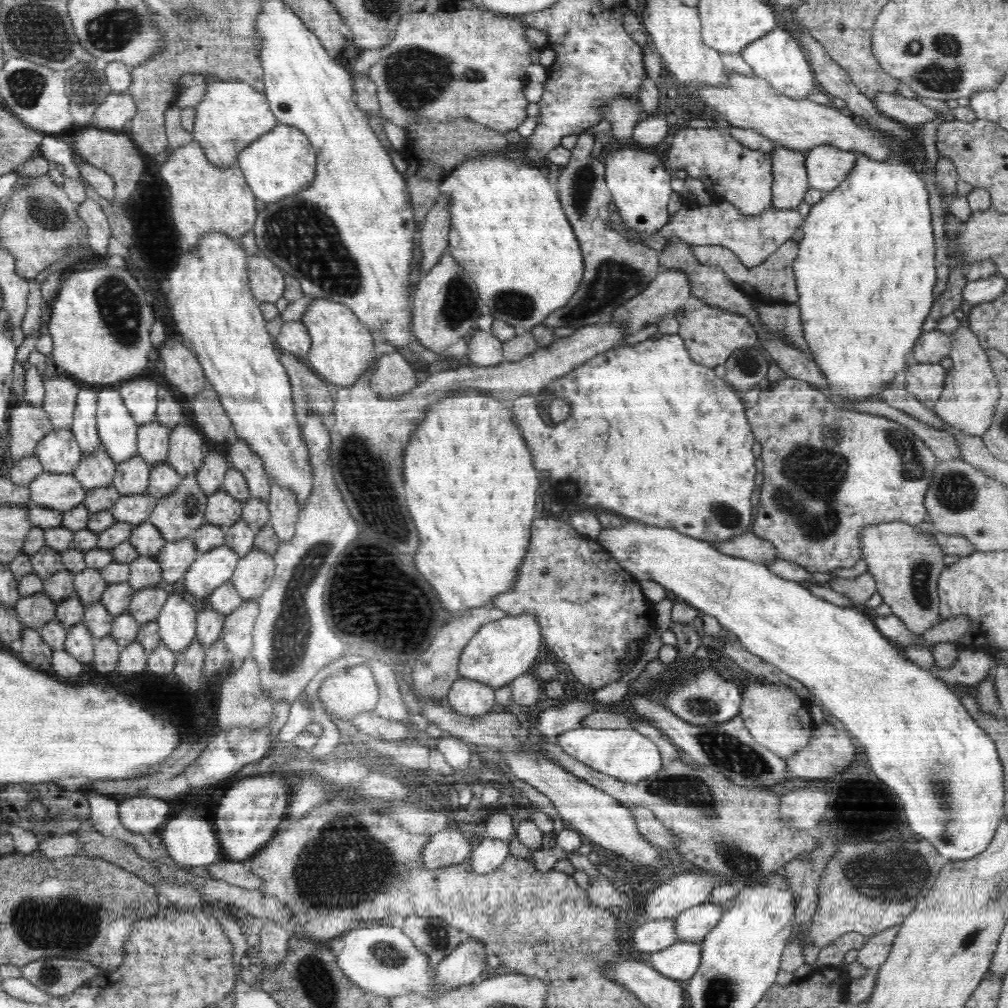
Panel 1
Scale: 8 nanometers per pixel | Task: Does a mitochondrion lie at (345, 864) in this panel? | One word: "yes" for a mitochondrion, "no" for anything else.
yes

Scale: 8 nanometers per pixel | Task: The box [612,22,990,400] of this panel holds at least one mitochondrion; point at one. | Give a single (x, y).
(935, 77)

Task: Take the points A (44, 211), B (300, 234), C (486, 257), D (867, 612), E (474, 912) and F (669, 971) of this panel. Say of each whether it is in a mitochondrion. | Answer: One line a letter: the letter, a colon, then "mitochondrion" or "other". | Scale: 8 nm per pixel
A: mitochondrion
B: mitochondrion
C: other
D: other
E: other
F: other

